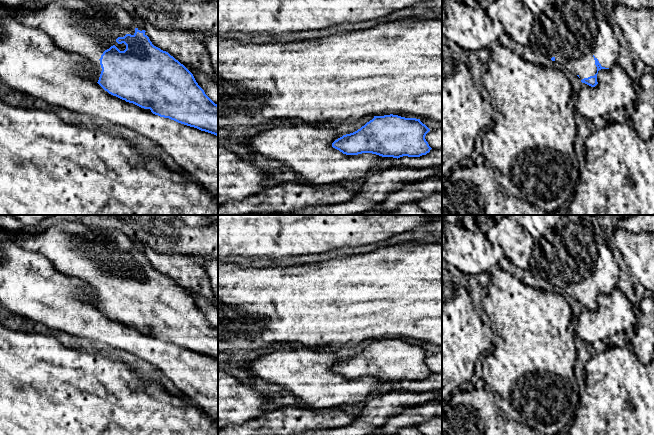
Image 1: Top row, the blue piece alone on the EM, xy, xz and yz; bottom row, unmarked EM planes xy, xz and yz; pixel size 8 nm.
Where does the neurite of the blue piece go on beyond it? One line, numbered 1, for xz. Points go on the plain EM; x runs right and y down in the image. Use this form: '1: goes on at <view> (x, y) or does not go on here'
1: does not go on here

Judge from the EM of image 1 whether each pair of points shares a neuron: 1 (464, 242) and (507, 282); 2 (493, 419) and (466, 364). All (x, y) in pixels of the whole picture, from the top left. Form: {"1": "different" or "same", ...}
{"1": "different", "2": "different"}

